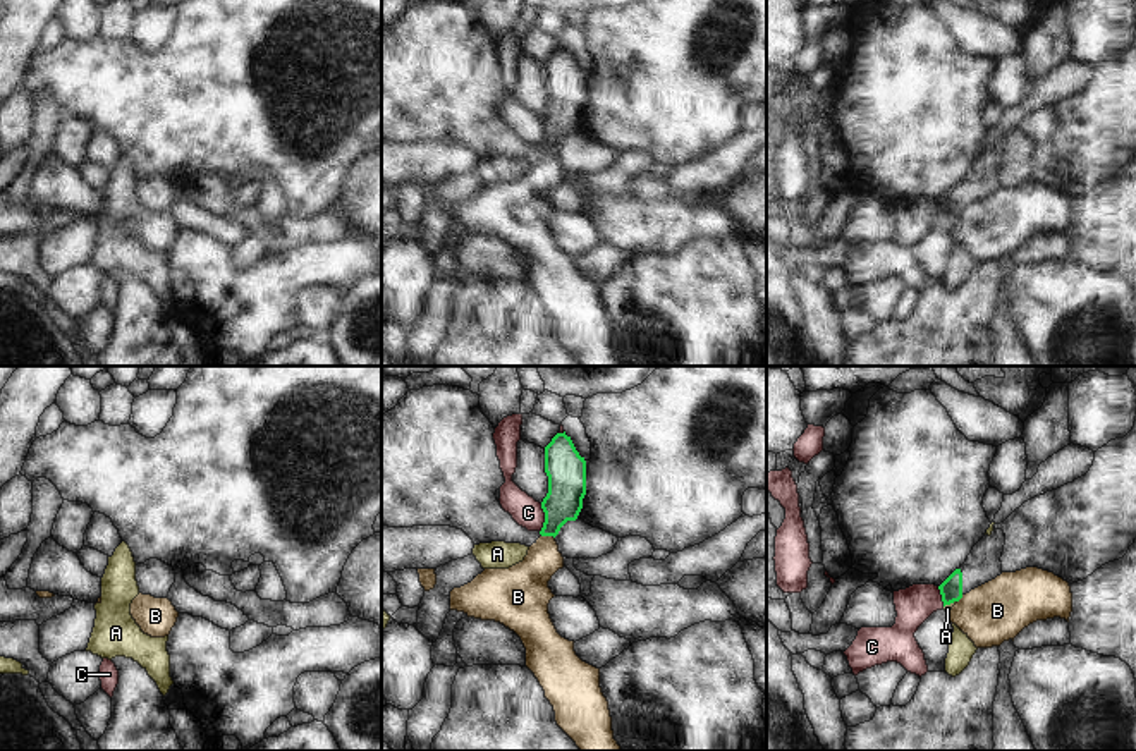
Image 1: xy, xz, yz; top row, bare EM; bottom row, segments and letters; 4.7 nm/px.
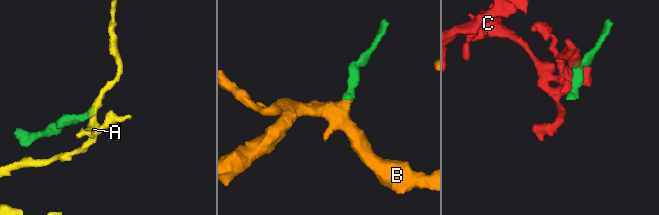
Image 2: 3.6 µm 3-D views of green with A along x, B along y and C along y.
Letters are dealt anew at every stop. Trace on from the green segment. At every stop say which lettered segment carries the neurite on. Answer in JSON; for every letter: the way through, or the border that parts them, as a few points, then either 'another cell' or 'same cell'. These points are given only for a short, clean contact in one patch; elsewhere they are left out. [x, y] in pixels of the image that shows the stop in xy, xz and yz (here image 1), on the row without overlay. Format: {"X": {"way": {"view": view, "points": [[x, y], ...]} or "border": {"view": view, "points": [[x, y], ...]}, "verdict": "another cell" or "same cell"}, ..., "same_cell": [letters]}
{"A": {"border": {"view": "yz", "points": [[956, 215], [944, 222]]}, "verdict": "another cell"}, "B": {"border": {"view": "xz", "points": [[542, 150], [554, 153]]}, "verdict": "another cell"}, "C": {"verdict": "another cell"}, "same_cell": []}

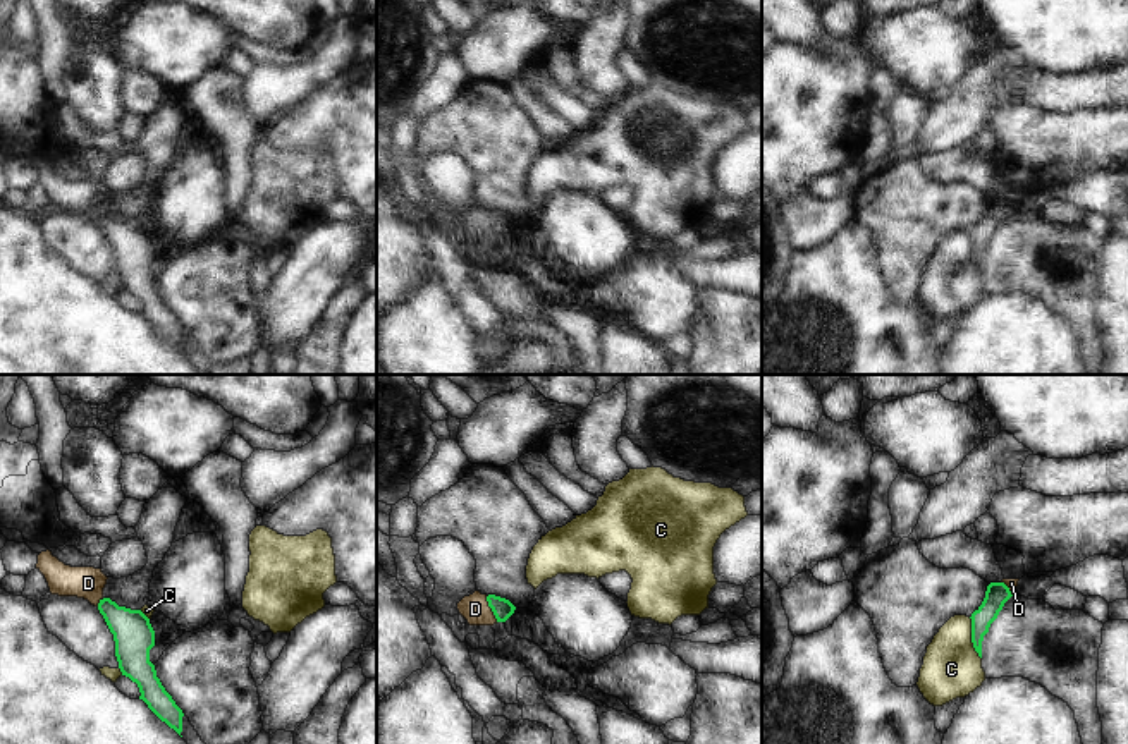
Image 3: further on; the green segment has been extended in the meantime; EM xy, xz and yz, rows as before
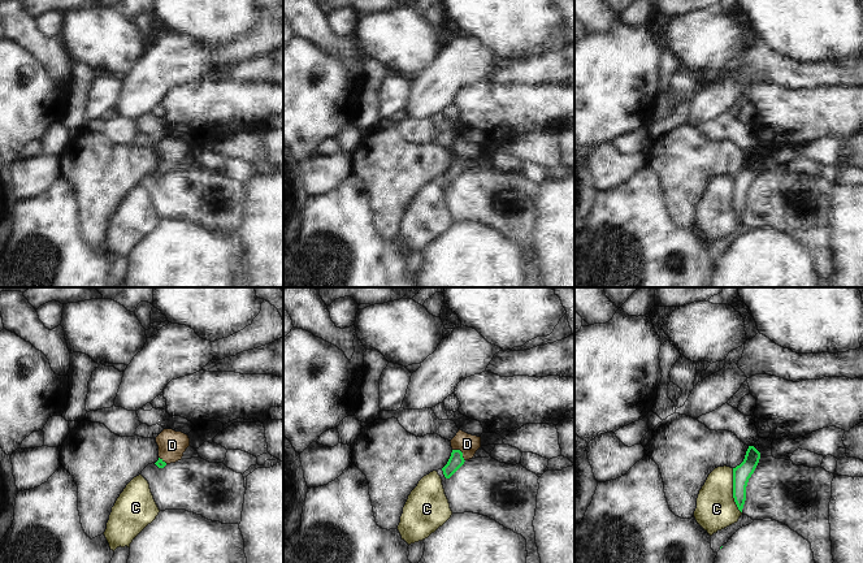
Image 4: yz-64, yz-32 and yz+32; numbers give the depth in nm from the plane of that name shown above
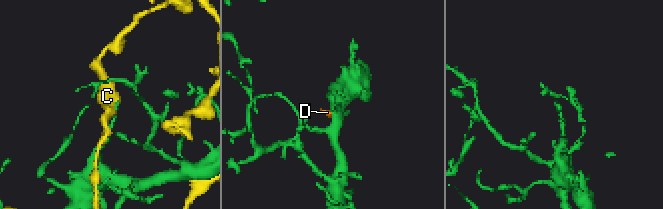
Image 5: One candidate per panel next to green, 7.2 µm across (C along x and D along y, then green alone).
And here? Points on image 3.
{"C": {"verdict": "another cell"}, "D": {"way": {"view": "xz", "points": [[502, 224], [490, 222], [475, 224]]}, "verdict": "same cell"}, "same_cell": ["D"]}

